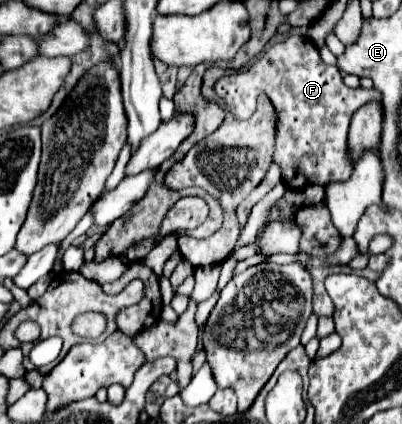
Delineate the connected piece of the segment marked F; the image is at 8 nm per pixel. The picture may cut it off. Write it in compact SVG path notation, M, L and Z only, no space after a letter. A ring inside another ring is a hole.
M290 36L280 44L272 44L248 70L224 76L216 82L216 94L226 100L228 110L246 120L256 110L256 100L265 93L278 114L278 136L274 162L282 166L282 180L288 188L304 188L308 184L344 182L352 176L346 134L352 114L370 100L380 100L376 88L348 88L338 68L322 62L316 46L308 38Z

